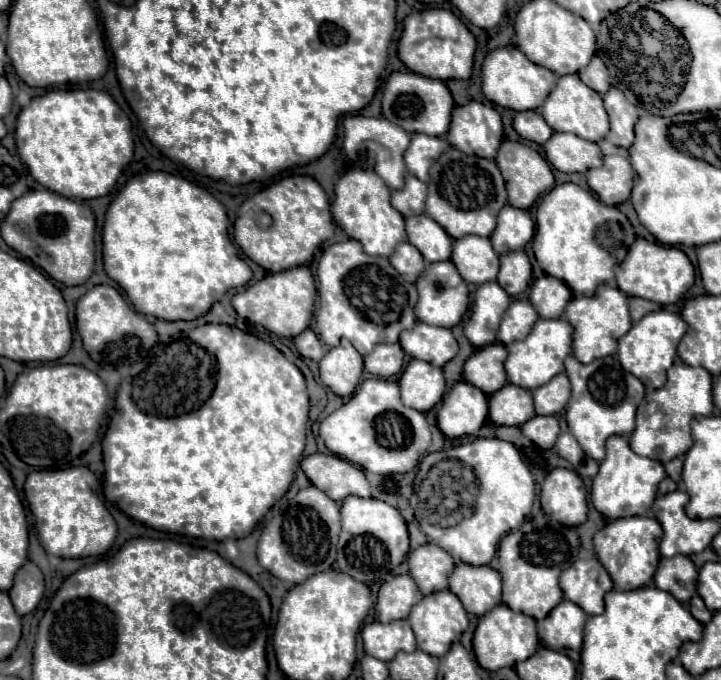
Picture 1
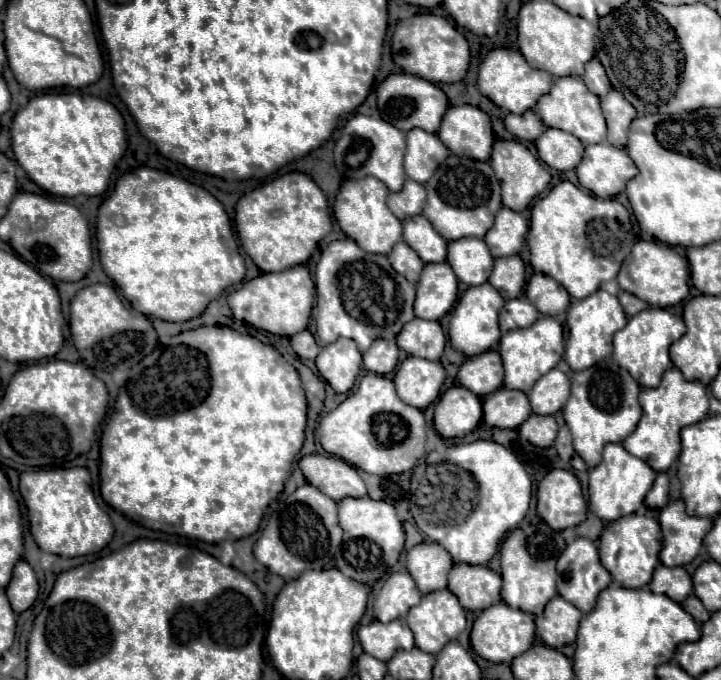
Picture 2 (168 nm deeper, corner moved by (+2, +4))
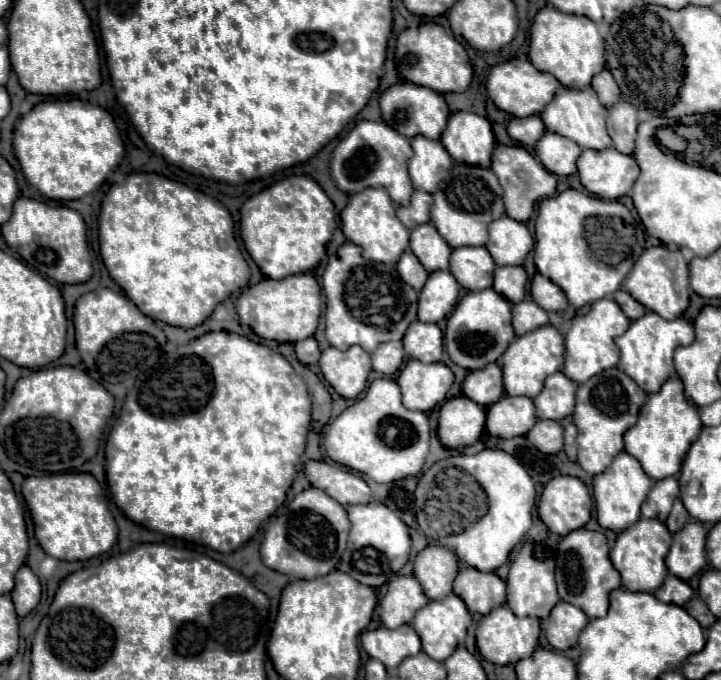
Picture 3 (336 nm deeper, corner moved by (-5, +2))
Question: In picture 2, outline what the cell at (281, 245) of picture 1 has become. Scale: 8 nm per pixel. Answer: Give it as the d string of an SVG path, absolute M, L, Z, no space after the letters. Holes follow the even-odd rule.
M289 172L239 198L235 228L245 254L261 272L281 272L305 264L319 240L331 232L327 198L307 174Z

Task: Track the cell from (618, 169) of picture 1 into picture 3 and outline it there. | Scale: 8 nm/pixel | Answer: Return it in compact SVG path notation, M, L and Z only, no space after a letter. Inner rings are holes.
M614 148L584 150L578 158L578 178L598 198L616 200L630 194L638 176L636 160Z

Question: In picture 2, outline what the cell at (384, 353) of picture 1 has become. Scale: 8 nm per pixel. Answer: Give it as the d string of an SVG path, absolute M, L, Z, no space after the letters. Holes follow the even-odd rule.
M385 338L375 340L373 346L363 354L363 366L377 374L393 372L397 362L399 362L399 348L393 338L391 340L385 340Z

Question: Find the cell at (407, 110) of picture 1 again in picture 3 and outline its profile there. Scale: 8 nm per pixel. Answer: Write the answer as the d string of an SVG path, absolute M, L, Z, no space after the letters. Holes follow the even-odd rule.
M398 82L398 84L390 86L380 96L380 110L382 110L384 122L406 138L412 138L414 134L422 134L426 138L440 138L442 130L446 128L446 120L450 116L448 104L442 94L438 94L426 86L416 86L412 82Z

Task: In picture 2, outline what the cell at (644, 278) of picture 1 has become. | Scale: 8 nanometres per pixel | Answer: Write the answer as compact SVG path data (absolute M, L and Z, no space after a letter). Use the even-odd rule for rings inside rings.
M639 240L633 246L633 252L629 258L625 258L619 274L617 284L621 290L631 292L639 296L641 300L647 300L653 308L669 308L679 304L689 296L689 272L687 272L687 260L679 256L671 246L661 242L645 242Z

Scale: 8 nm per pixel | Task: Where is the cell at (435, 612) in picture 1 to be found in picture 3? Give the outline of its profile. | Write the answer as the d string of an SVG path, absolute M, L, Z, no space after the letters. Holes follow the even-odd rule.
M448 594L442 600L430 600L422 610L418 610L418 614L414 616L414 630L420 636L422 650L426 654L430 654L430 658L442 662L456 650L456 646L460 642L466 640L466 632L468 632L470 622L472 622L472 614L468 612L462 598L458 598L456 594Z

